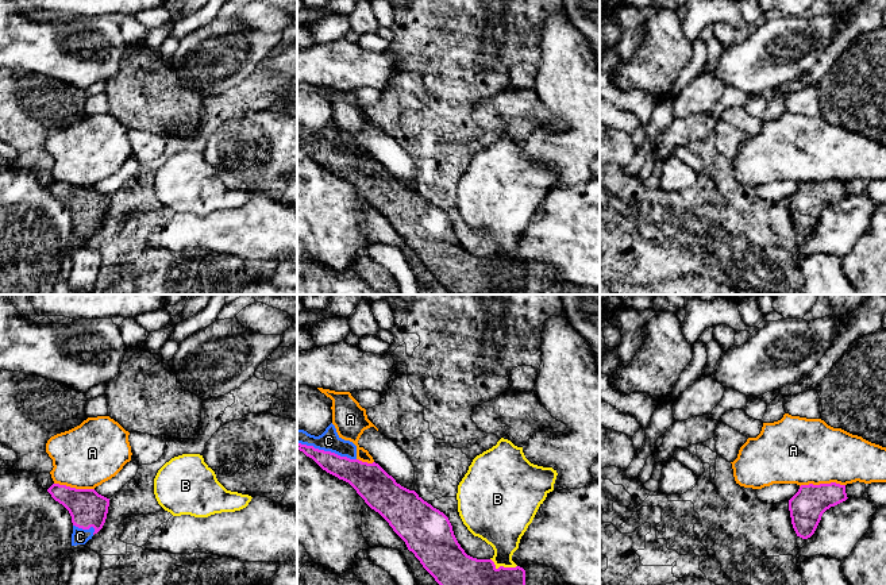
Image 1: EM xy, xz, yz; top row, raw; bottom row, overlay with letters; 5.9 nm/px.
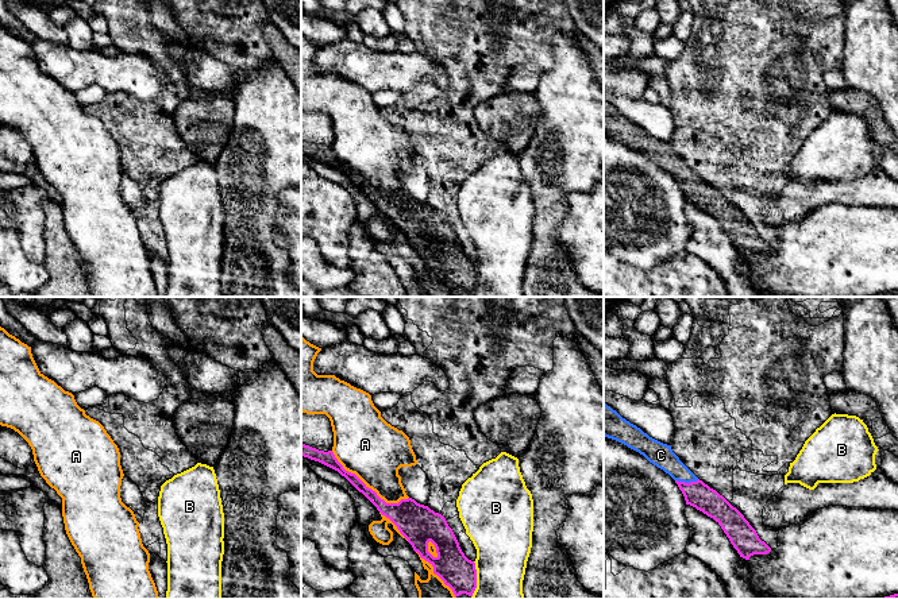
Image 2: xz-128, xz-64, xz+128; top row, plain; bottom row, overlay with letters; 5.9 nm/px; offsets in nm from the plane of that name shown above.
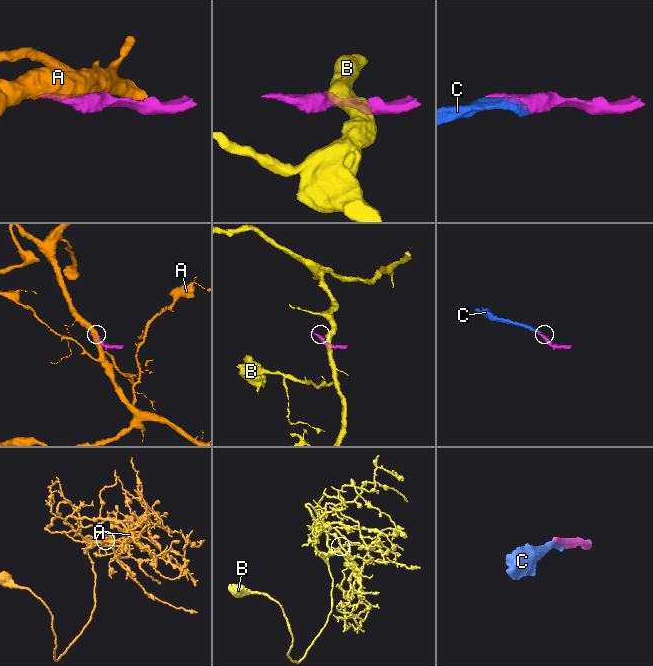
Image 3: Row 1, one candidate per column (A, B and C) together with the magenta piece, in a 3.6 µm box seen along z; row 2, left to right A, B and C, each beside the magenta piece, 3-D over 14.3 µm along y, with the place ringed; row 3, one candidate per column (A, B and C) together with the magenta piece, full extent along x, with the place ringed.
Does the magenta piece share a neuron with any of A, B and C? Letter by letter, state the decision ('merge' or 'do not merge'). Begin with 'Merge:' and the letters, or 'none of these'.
Merge: C
A: do not merge
B: do not merge
C: merge

